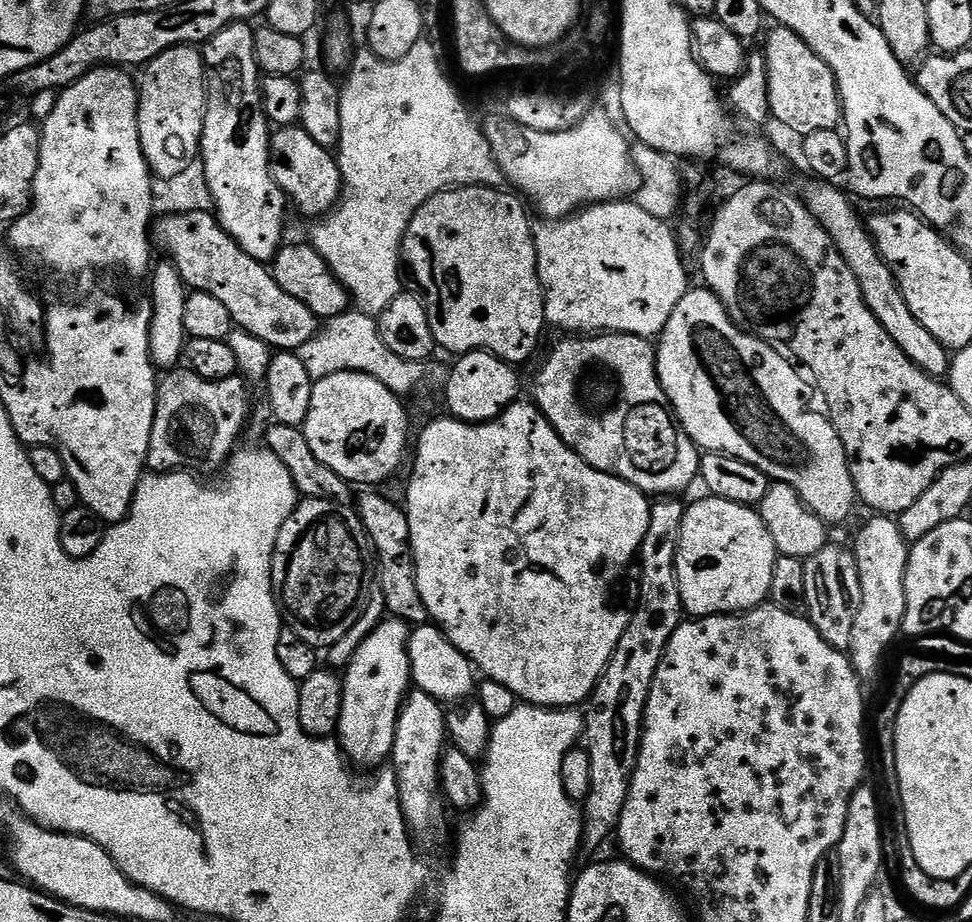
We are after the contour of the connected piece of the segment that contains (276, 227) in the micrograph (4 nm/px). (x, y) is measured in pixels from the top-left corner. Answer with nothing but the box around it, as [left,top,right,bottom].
[200,23,286,262]

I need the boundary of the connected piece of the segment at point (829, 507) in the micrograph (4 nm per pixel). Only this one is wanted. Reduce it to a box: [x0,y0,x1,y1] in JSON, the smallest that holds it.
[655,287,857,525]

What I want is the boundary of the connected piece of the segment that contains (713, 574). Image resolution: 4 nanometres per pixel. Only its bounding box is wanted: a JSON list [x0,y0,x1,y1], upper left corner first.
[676,494,778,618]

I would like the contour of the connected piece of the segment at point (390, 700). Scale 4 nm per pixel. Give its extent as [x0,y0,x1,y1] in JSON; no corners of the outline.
[338,618,412,766]

